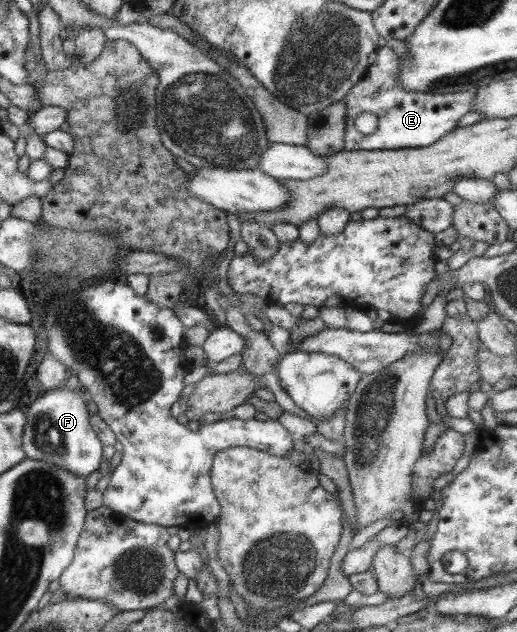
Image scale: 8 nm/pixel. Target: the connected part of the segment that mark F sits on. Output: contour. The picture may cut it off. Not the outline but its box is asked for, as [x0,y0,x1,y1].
[22,386,102,477]

